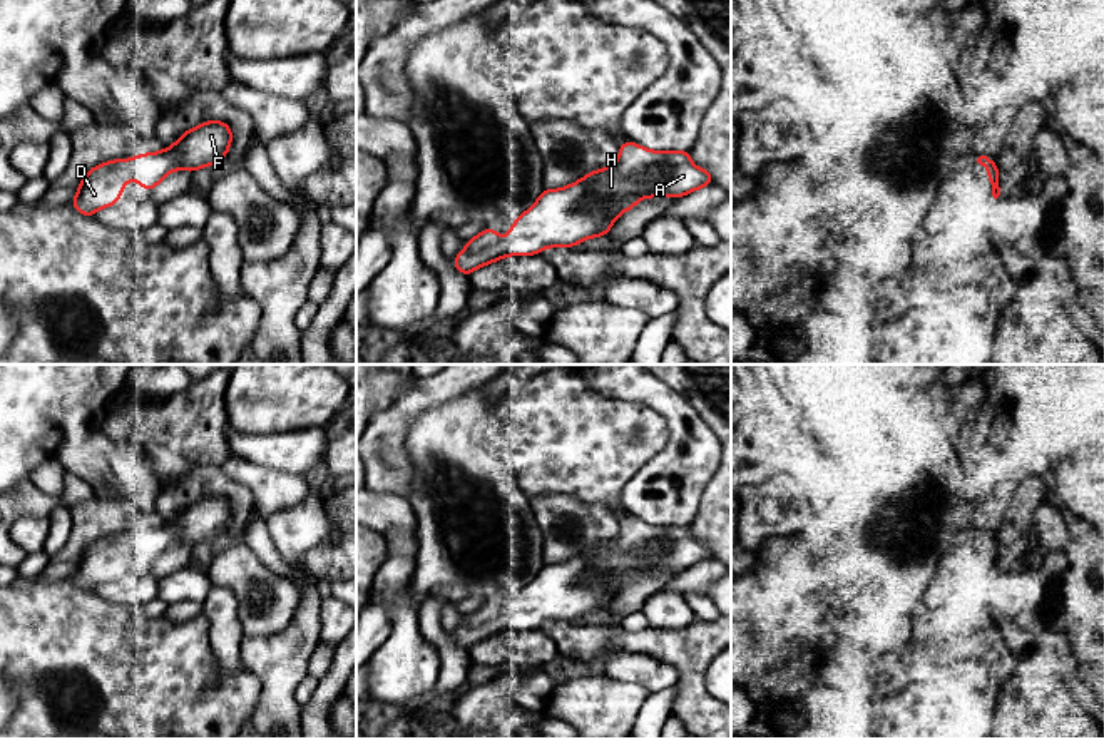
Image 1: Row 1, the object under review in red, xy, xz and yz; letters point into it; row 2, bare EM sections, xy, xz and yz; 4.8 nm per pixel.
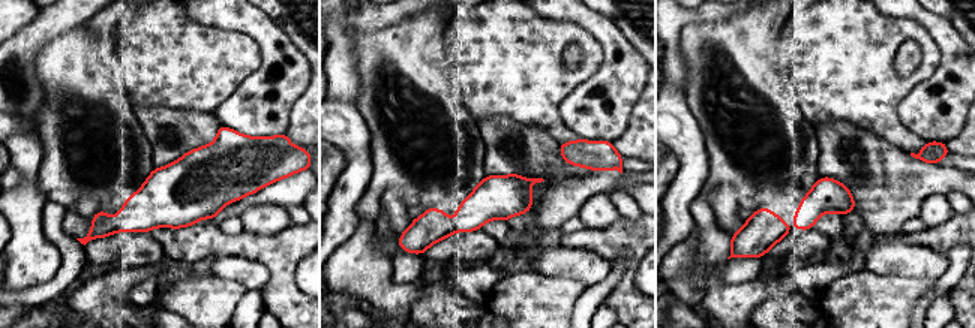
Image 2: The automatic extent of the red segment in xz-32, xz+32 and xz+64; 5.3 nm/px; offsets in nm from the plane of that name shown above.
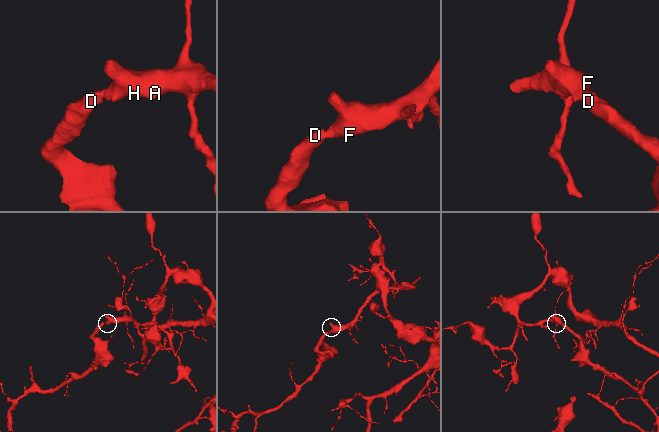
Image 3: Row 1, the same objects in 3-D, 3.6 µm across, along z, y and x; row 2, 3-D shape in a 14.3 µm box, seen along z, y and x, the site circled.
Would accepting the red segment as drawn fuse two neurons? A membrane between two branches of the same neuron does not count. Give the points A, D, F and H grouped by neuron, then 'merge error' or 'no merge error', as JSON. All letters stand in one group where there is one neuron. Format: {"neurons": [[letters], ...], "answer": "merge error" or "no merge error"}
{"neurons": [["A", "D", "F", "H"]], "answer": "no merge error"}

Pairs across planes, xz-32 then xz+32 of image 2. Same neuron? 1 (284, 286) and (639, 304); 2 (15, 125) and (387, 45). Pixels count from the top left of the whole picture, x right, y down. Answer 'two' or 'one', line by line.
1: one
2: two

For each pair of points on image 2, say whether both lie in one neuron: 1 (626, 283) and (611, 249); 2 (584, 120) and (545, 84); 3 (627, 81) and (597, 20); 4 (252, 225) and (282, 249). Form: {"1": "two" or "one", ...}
{"1": "one", "2": "two", "3": "one", "4": "two"}

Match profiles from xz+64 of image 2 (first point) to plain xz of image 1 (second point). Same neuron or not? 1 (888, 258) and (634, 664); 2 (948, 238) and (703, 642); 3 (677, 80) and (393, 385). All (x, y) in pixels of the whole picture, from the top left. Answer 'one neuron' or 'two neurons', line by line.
1: one neuron
2: one neuron
3: two neurons

